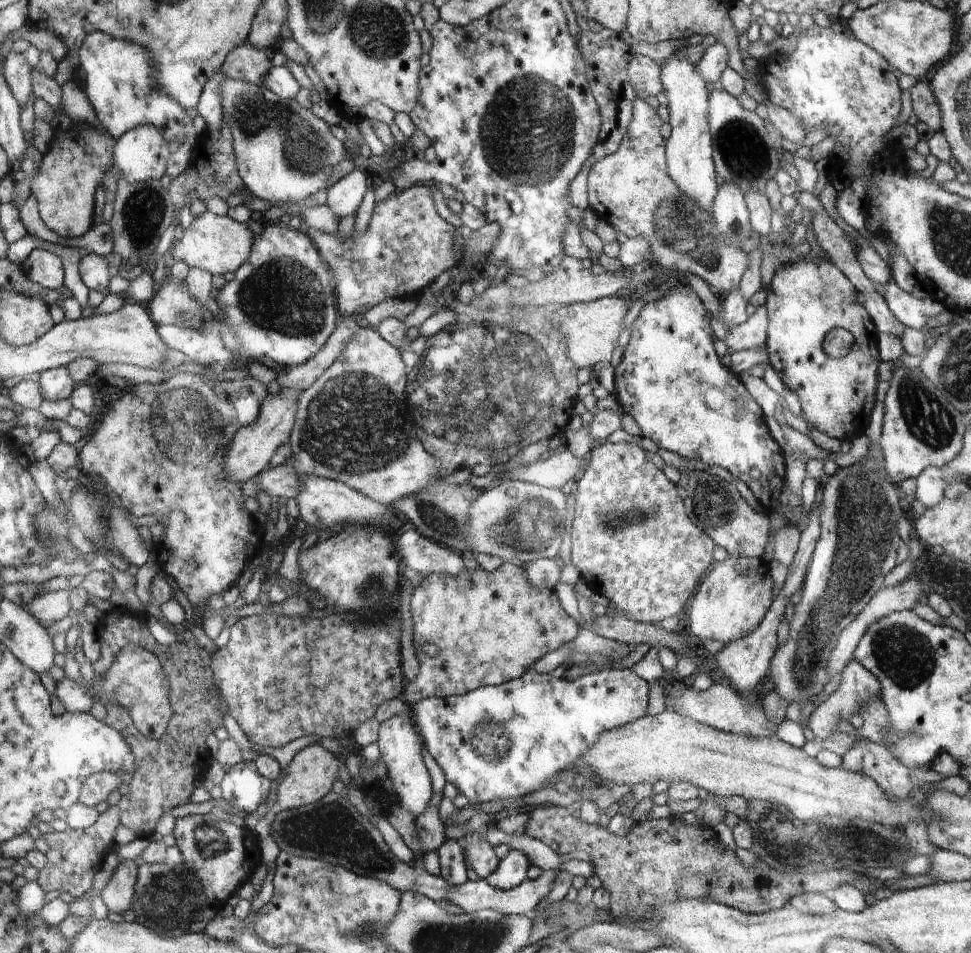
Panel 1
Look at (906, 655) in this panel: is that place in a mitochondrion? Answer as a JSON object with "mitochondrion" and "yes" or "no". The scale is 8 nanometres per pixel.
{"mitochondrion":"yes"}

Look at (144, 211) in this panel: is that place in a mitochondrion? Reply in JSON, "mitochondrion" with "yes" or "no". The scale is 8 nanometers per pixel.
{"mitochondrion":"yes"}

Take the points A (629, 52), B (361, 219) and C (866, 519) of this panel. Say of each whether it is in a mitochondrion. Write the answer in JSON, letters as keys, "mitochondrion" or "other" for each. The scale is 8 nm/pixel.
{"A":"other","B":"other","C":"mitochondrion"}

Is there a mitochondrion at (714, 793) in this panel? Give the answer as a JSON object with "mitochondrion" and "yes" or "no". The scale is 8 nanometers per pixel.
{"mitochondrion":"no"}

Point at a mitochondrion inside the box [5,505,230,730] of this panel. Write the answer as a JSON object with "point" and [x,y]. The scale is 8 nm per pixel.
{"point":[52,527]}

